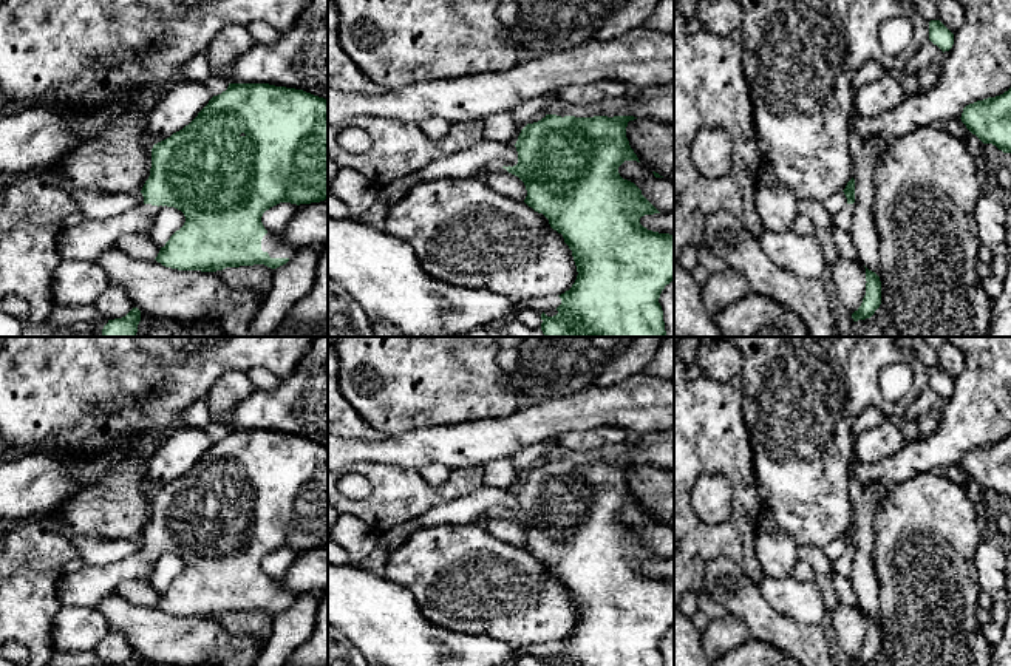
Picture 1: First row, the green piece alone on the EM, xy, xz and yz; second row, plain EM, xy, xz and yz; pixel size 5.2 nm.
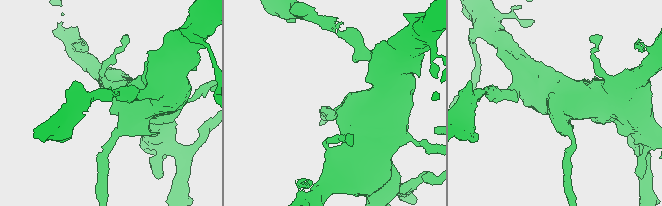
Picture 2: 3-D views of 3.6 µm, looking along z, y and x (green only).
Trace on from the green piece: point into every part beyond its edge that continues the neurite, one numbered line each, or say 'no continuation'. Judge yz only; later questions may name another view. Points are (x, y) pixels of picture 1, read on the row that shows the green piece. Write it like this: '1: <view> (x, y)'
1: yz (843, 220)

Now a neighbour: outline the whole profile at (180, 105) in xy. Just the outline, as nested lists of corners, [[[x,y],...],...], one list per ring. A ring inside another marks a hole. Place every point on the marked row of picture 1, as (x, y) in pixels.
[[[181,80],[175,83],[150,111],[147,130],[153,144],[189,125],[212,97],[206,82]]]

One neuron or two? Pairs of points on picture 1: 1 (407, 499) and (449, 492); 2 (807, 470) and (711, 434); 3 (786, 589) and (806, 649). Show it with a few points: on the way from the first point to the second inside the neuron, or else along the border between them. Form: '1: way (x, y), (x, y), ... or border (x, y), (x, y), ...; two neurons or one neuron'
1: way (418, 496), (438, 495); one neuron
2: border (744, 414), (752, 448), (752, 468), (758, 485); two neurons
3: border (765, 600), (776, 611), (798, 621), (818, 625); two neurons

